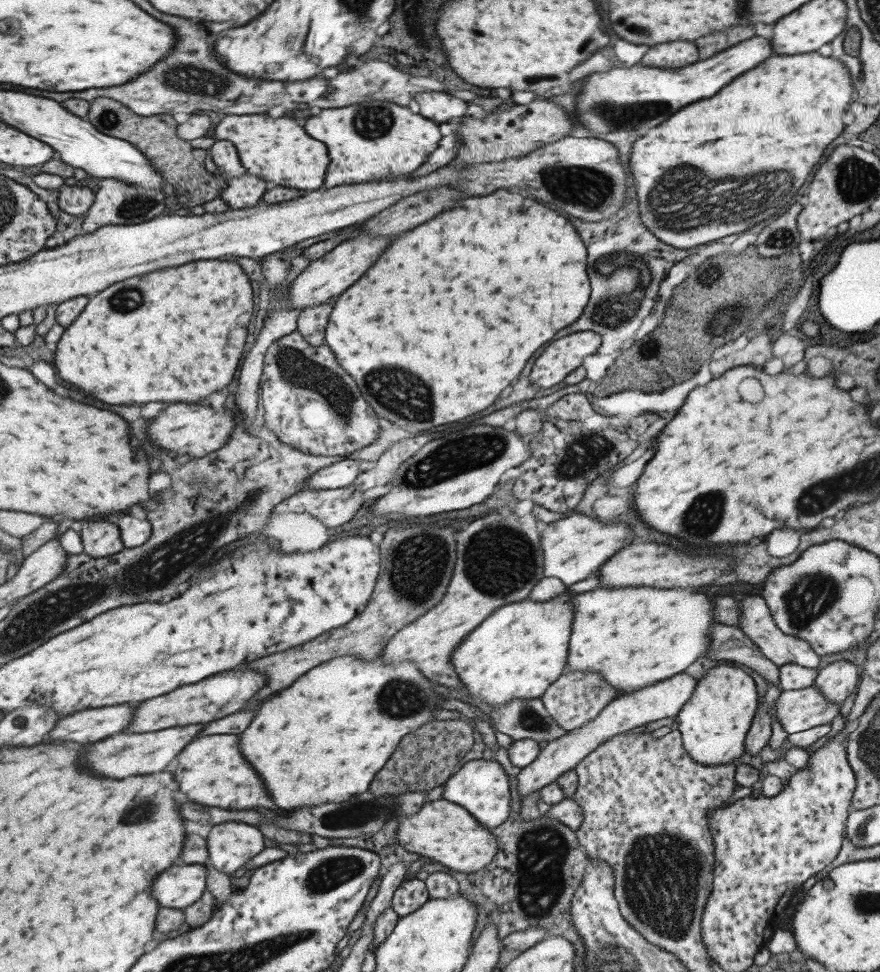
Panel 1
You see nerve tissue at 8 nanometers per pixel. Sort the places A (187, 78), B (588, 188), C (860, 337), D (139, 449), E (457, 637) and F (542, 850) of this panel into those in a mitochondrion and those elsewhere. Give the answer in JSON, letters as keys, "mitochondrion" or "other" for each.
{"A":"mitochondrion","B":"mitochondrion","C":"other","D":"other","E":"other","F":"mitochondrion"}

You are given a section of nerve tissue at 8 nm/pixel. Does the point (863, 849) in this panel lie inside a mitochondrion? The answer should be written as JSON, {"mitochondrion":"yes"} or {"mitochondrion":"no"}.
{"mitochondrion":"no"}

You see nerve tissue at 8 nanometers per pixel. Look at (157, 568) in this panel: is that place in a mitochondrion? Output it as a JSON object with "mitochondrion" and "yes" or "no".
{"mitochondrion":"yes"}

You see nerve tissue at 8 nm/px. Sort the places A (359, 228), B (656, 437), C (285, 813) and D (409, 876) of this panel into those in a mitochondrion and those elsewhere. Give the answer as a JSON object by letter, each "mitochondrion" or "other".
{"A":"other","B":"other","C":"other","D":"other"}

